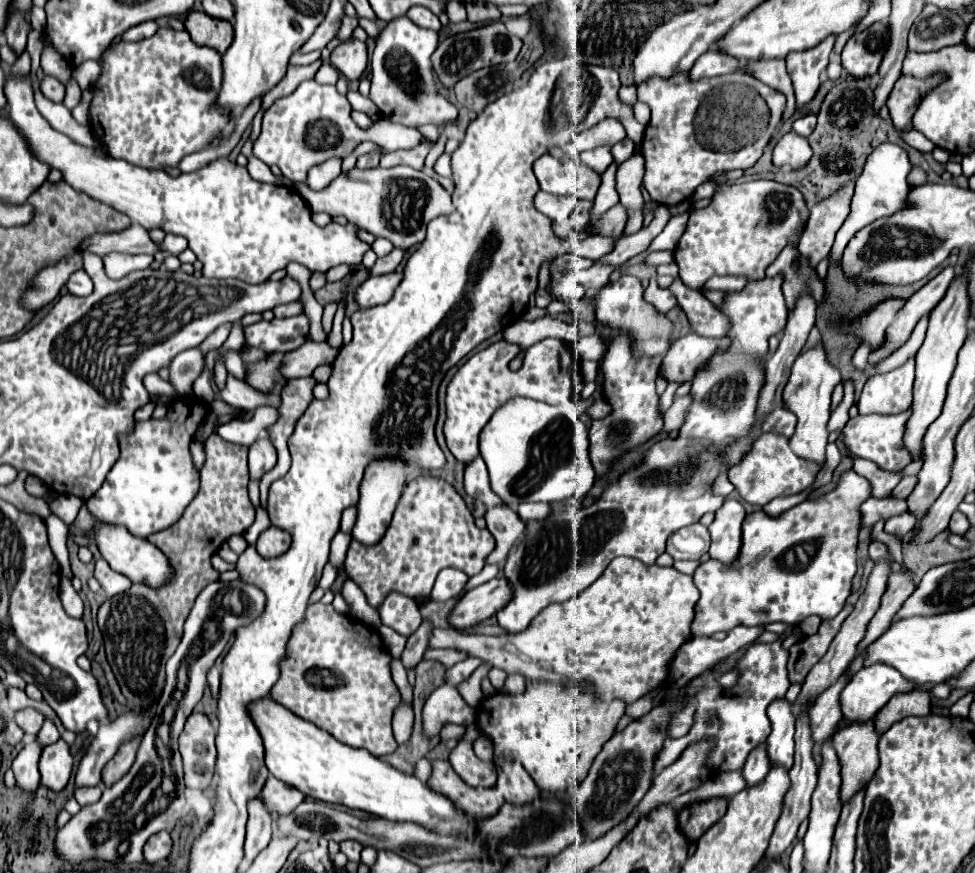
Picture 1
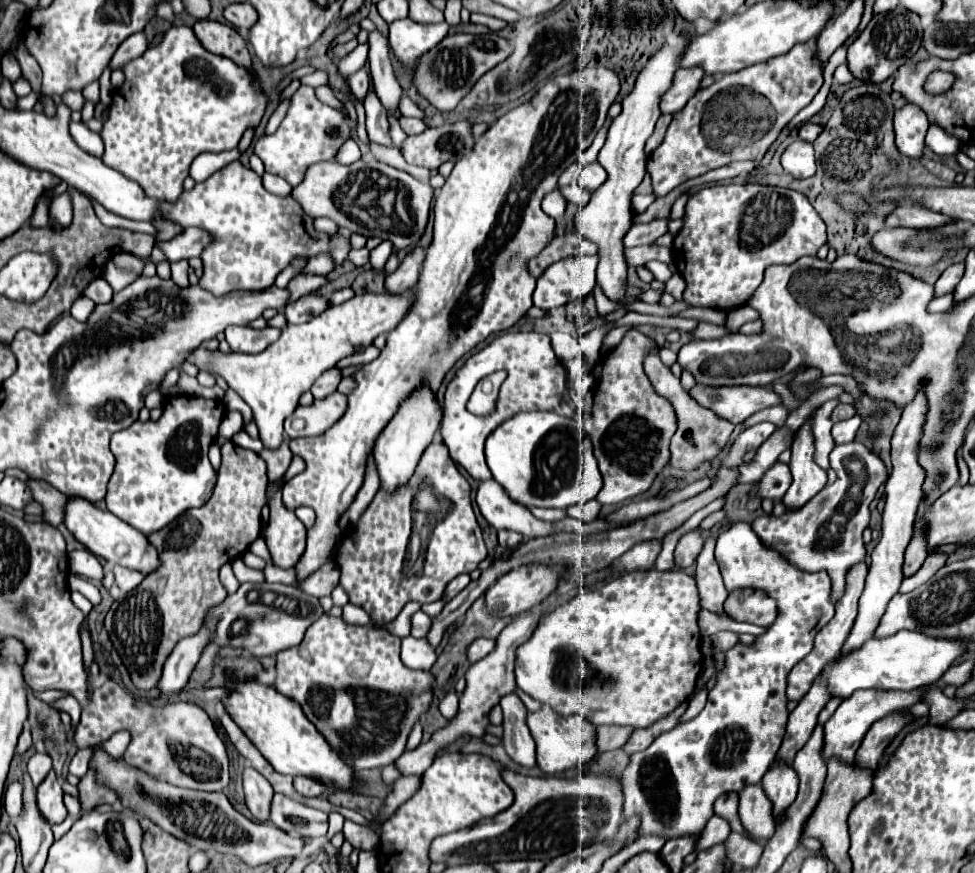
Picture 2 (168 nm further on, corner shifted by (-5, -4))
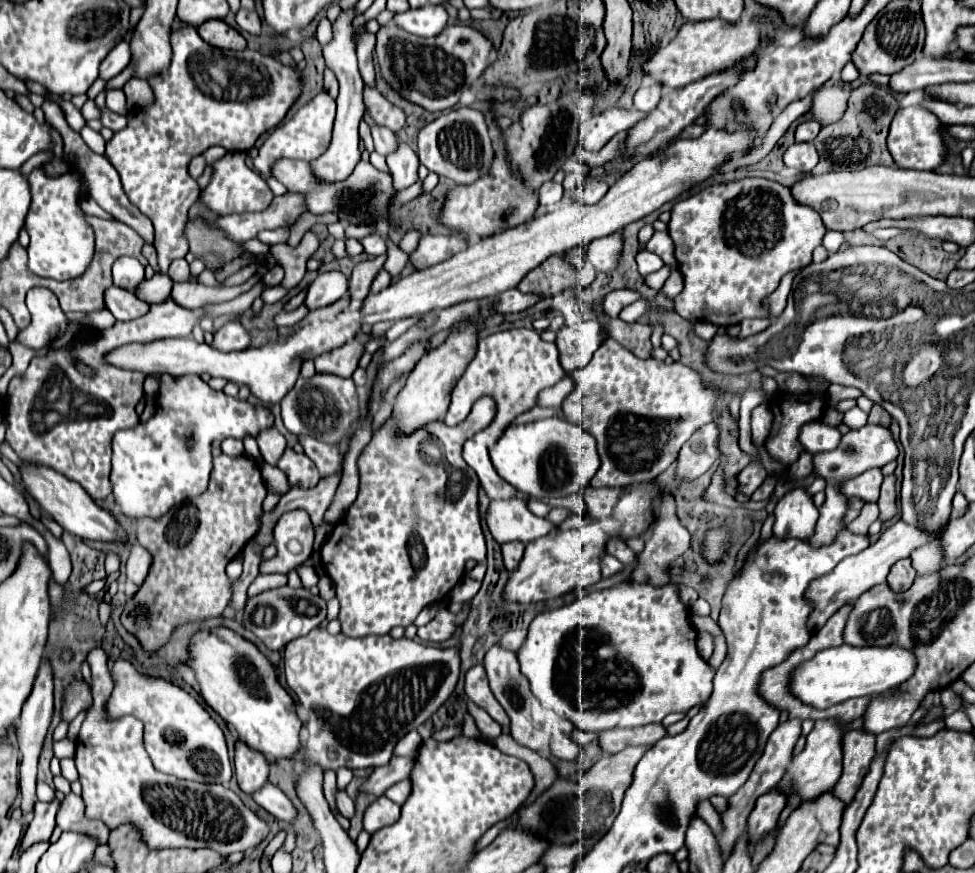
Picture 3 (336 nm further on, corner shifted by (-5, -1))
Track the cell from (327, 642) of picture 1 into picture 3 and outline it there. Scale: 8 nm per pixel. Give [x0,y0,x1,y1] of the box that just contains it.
[283,628,459,772]

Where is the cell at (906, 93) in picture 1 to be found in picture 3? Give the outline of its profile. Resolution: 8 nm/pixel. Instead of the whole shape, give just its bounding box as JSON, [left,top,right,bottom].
[887,106,945,170]

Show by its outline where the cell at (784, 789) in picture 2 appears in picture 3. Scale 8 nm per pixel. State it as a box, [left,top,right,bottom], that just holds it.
[747,786,787,842]

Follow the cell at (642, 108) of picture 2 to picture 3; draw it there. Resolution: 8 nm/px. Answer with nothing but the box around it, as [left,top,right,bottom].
[587,230,623,272]

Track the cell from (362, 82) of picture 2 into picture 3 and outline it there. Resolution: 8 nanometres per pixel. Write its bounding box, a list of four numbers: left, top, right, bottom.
[363,108,395,156]

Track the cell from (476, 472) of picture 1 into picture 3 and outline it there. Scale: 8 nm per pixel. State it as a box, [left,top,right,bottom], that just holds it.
[487,496,557,544]

